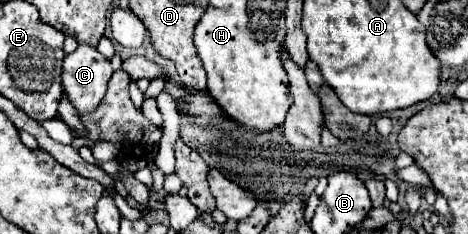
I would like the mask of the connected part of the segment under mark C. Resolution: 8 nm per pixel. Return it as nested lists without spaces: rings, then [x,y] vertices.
[[[78,44],[78,48],[64,58],[62,88],[78,114],[88,114],[98,106],[106,94],[112,72],[110,60],[88,44]]]

